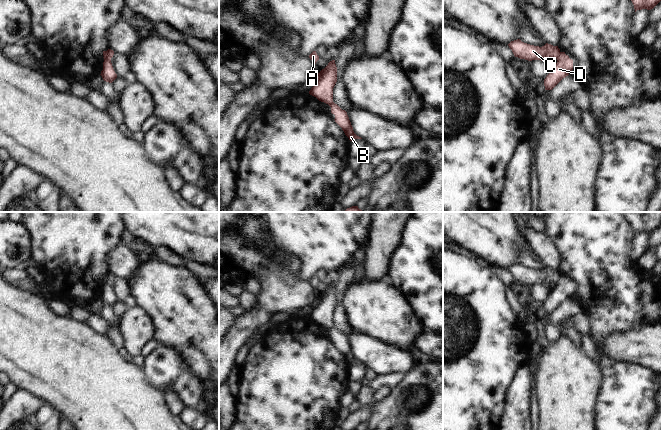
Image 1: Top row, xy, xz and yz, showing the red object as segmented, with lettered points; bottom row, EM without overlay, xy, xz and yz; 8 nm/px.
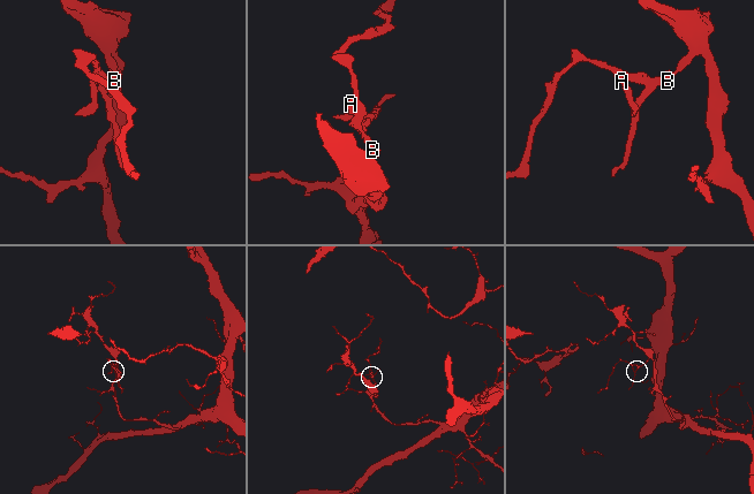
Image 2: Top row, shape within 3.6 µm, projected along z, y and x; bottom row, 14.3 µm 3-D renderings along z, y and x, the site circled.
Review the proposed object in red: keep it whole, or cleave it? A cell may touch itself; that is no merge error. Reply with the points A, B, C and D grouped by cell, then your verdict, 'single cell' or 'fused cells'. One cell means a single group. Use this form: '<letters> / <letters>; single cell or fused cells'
A C / B D; fused cells

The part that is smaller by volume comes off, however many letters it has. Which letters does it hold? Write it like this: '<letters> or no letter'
A, C

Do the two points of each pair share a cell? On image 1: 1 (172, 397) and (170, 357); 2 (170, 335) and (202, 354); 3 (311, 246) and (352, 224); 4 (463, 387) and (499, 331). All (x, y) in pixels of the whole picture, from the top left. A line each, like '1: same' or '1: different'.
1: different
2: same
3: same
4: same

